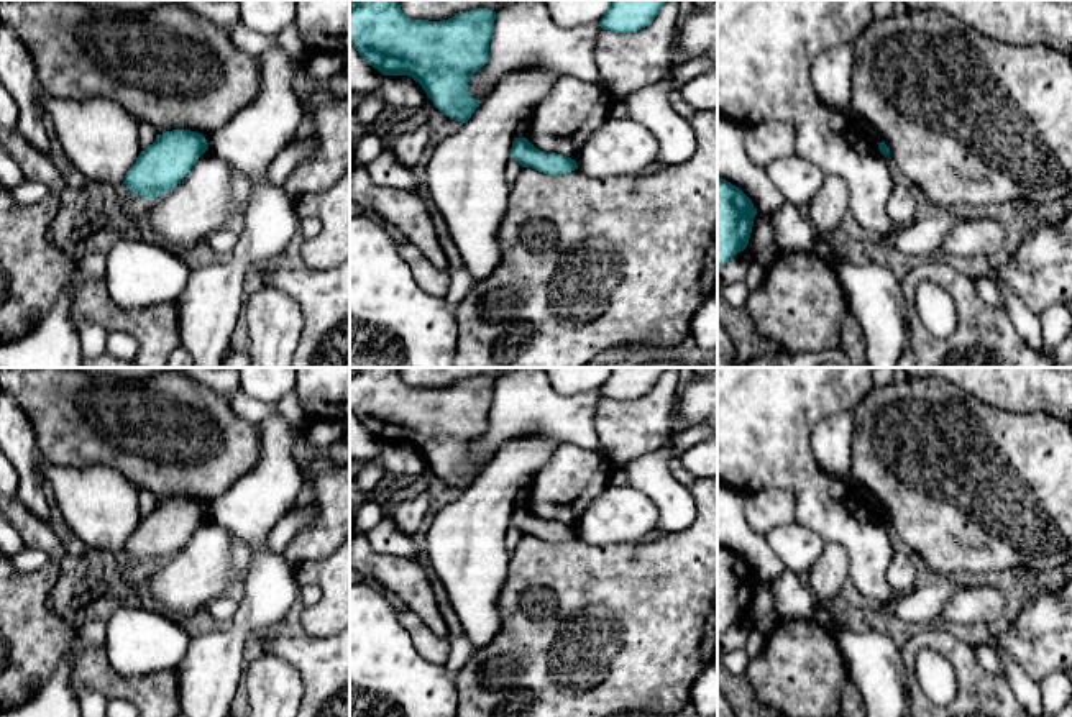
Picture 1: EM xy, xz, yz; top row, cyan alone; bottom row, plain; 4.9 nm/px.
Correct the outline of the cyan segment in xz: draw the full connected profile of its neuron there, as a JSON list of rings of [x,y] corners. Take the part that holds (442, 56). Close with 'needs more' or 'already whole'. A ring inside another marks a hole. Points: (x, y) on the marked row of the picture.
[[[350,0],[350,44],[383,75],[412,77],[422,85],[435,108],[463,125],[481,103],[471,97],[468,82],[489,59],[494,20],[496,11],[488,8],[476,8],[440,21],[412,20],[402,13],[399,0]]]; already whole

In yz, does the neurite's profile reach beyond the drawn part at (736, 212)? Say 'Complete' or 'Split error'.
Complete

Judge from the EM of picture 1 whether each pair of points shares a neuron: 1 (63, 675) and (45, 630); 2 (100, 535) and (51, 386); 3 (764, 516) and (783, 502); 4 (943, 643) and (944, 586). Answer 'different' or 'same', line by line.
1: different
2: different
3: same
4: different

